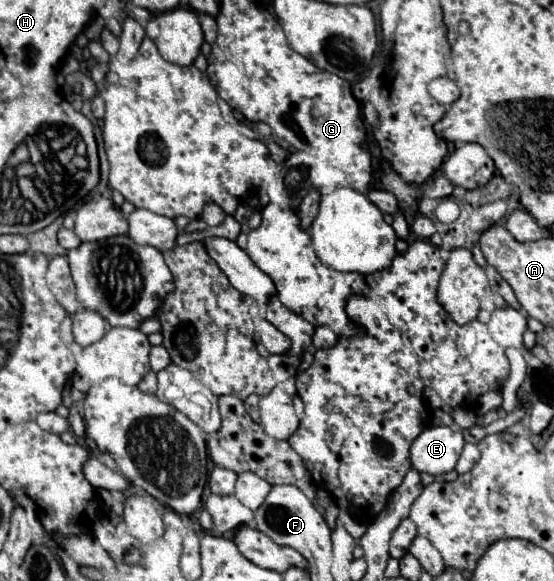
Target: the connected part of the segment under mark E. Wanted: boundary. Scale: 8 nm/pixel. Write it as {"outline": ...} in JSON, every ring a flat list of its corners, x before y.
{"outline":[[430,426,410,446,412,466,432,476,454,470,460,452,464,448,464,436,450,426]]}

